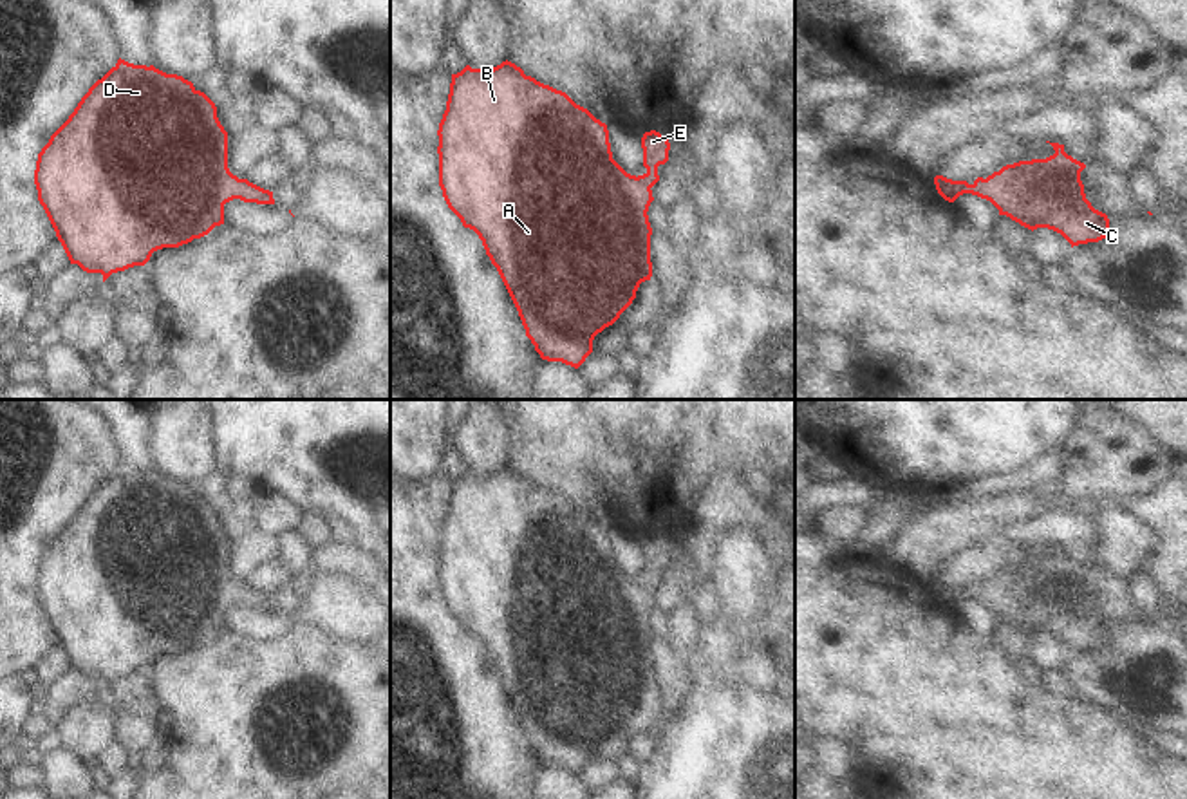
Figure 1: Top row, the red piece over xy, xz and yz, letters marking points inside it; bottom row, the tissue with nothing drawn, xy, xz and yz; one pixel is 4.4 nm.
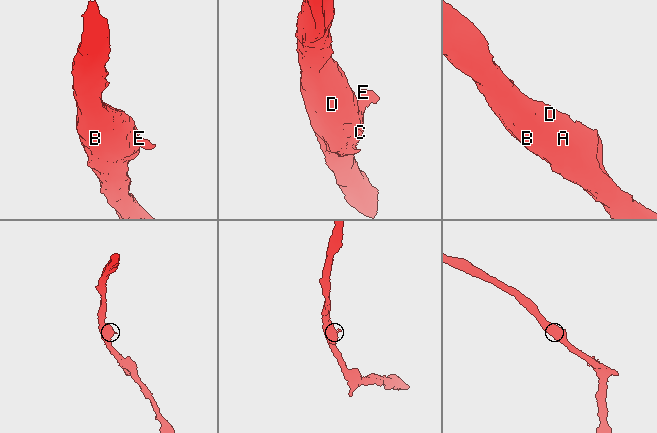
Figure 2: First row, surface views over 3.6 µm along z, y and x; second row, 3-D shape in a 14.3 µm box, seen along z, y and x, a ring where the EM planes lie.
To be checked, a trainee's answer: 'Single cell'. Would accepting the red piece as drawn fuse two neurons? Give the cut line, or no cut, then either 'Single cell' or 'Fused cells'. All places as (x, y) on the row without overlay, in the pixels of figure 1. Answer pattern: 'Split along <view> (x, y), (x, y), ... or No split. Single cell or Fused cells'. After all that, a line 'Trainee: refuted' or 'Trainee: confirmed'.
No split. Single cell
Trainee: confirmed

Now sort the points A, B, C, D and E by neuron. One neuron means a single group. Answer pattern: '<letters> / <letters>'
A B C D E

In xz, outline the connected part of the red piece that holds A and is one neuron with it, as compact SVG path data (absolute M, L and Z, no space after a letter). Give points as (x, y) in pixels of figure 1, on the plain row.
M508 465L493 474L466 470L452 479L437 540L439 591L448 613L482 645L540 763L578 774L593 757L594 741L620 723L640 689L652 682L647 616L654 606L650 593L659 586L658 571L668 566L668 544L656 535L645 537L647 577L631 580L612 564L605 528Z

